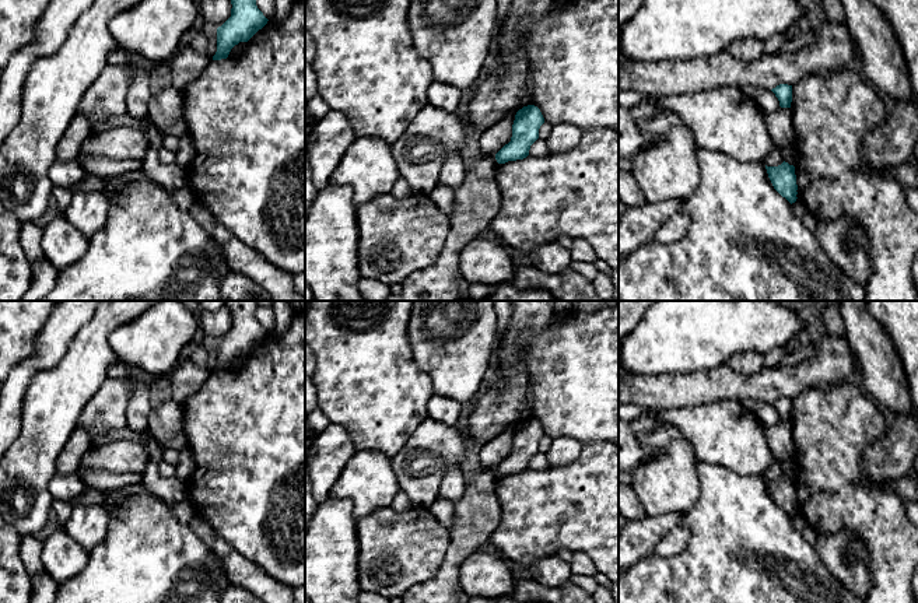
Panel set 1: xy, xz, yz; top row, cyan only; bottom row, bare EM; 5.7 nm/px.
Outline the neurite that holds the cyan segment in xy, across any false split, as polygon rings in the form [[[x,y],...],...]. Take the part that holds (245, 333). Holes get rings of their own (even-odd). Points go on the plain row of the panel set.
[[[225,301],[231,312],[231,330],[217,341],[217,365],[213,374],[227,372],[239,355],[248,355],[267,337],[256,319],[257,301]]]

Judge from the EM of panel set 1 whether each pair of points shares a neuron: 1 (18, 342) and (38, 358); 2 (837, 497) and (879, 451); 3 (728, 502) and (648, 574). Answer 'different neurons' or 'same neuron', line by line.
1: different neurons
2: different neurons
3: same neuron

